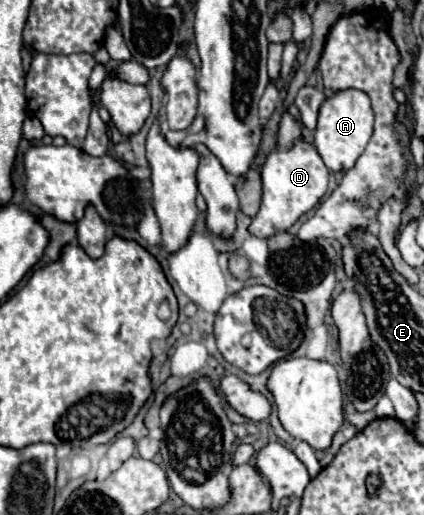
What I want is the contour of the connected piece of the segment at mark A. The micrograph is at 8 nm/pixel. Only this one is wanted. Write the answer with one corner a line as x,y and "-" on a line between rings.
344,89
328,97
320,107
318,125
314,131
314,145
324,165
330,171
348,171
356,163
356,157
360,157
360,153
364,151
366,143
370,141
372,123
374,123
374,113
370,107
370,99
364,91

